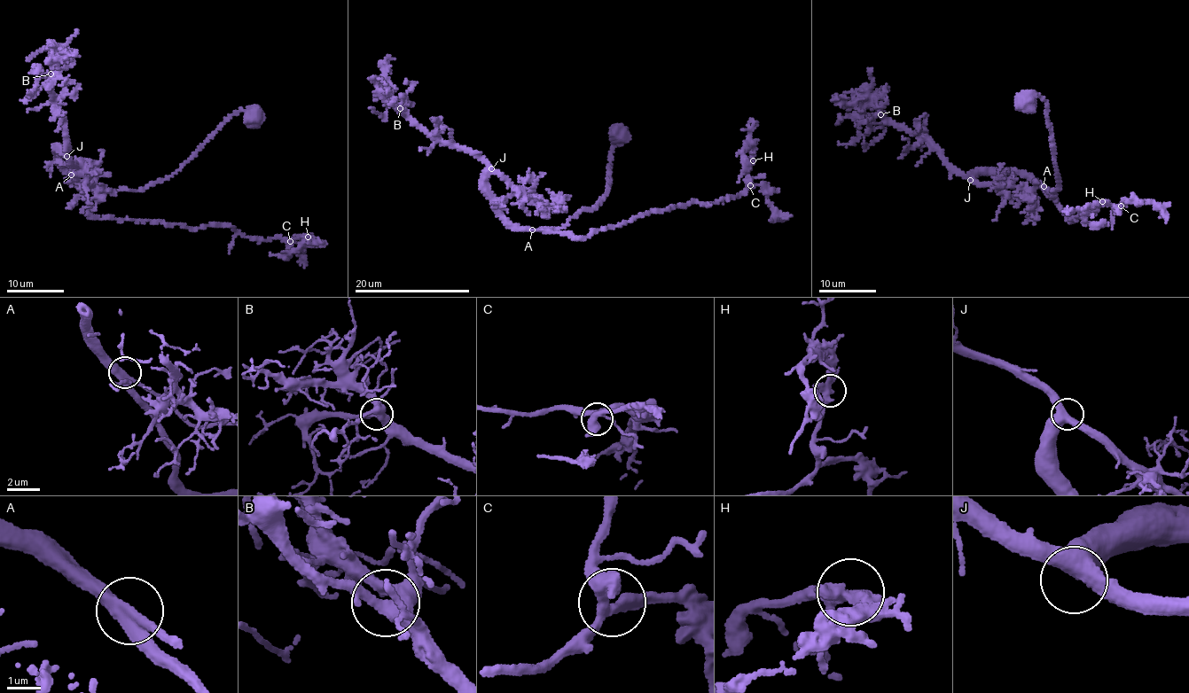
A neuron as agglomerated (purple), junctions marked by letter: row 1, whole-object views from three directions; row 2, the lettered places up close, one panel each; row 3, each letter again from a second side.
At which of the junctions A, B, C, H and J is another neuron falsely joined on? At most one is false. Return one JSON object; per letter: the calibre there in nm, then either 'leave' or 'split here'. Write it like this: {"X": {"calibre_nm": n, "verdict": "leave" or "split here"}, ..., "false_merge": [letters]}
{"A": {"calibre_nm": 360, "verdict": "leave"}, "B": {"calibre_nm": 360, "verdict": "leave"}, "C": {"calibre_nm": 360, "verdict": "leave"}, "H": {"calibre_nm": 320, "verdict": "leave"}, "J": {"calibre_nm": 440, "verdict": "leave"}, "false_merge": []}

